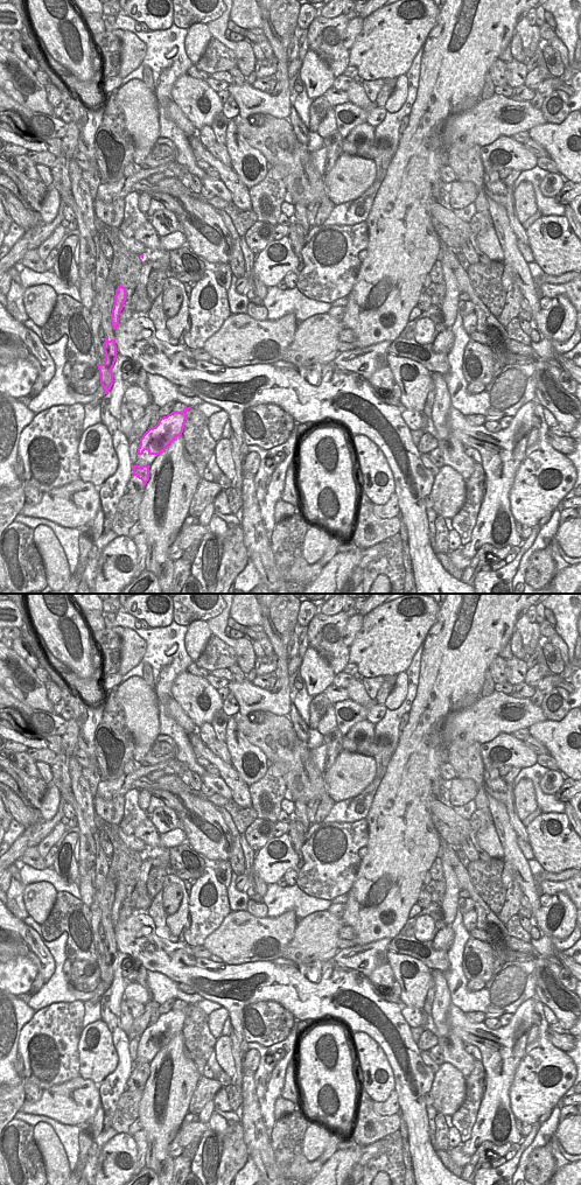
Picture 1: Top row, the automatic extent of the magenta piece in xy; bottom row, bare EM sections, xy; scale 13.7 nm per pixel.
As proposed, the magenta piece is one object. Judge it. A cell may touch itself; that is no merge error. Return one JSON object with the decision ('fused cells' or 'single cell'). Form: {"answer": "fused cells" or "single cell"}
{"answer": "fused cells"}

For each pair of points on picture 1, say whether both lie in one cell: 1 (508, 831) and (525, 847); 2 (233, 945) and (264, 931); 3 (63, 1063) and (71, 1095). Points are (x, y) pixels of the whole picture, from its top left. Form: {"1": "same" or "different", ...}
{"1": "different", "2": "same", "3": "different"}

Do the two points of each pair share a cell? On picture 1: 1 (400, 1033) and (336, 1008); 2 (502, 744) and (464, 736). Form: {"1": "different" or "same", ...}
{"1": "same", "2": "different"}

